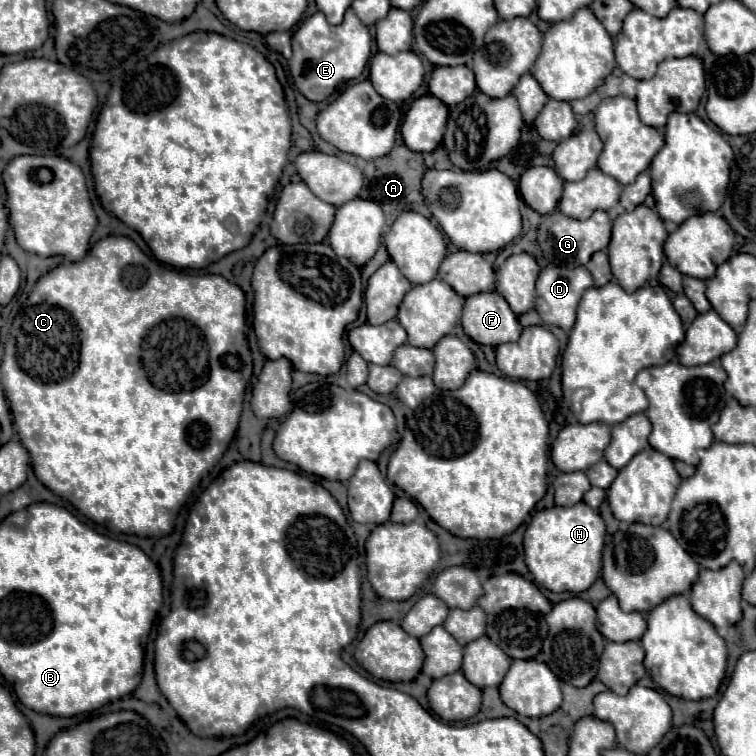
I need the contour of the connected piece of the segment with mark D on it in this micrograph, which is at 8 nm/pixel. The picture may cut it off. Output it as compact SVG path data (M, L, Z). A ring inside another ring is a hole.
M547 266L541 270L539 280L537 280L537 302L535 310L539 312L541 320L551 326L559 326L565 332L573 328L575 322L575 310L581 300L581 294L593 286L593 276L585 266L577 268L561 268L561 266Z

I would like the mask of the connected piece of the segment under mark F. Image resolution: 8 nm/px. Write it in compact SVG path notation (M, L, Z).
M495 290L467 298L461 326L471 340L487 346L515 342L523 330L505 298Z

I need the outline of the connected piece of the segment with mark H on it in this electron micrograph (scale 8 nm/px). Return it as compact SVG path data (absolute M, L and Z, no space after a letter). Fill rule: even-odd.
M579 502L575 506L553 506L537 512L525 530L523 548L525 564L533 576L533 582L551 592L583 592L601 572L605 522L603 518Z

